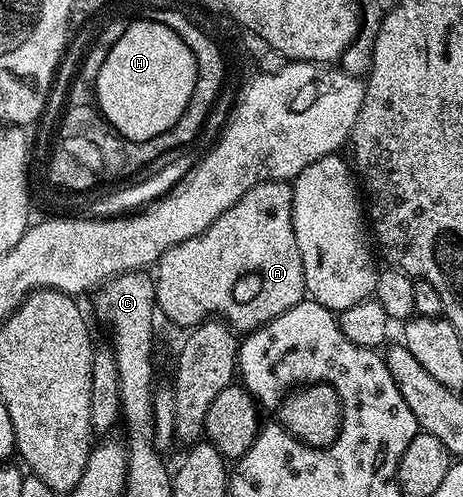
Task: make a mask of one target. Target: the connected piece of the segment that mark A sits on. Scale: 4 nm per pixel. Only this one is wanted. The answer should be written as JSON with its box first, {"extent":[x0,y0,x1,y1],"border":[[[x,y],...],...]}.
{"extent":[153,179,307,333],"border":[[[274,179],[273,181],[265,181],[261,185],[253,185],[253,189],[249,189],[249,193],[245,193],[241,197],[241,201],[237,201],[237,205],[225,209],[225,213],[221,213],[221,217],[217,217],[217,221],[213,221],[213,225],[209,225],[209,229],[205,229],[205,233],[201,233],[197,237],[189,237],[189,241],[181,241],[181,245],[173,245],[173,249],[165,252],[153,268],[153,278],[158,314],[162,318],[164,315],[169,322],[176,323],[177,326],[183,327],[182,329],[193,328],[203,322],[204,319],[218,316],[236,332],[246,333],[255,330],[256,327],[265,325],[269,321],[273,321],[273,317],[281,317],[281,313],[285,313],[285,309],[293,309],[293,305],[297,305],[307,295],[307,286],[305,285],[303,254],[301,249],[297,249],[297,237],[293,233],[291,183],[282,179]]]}

